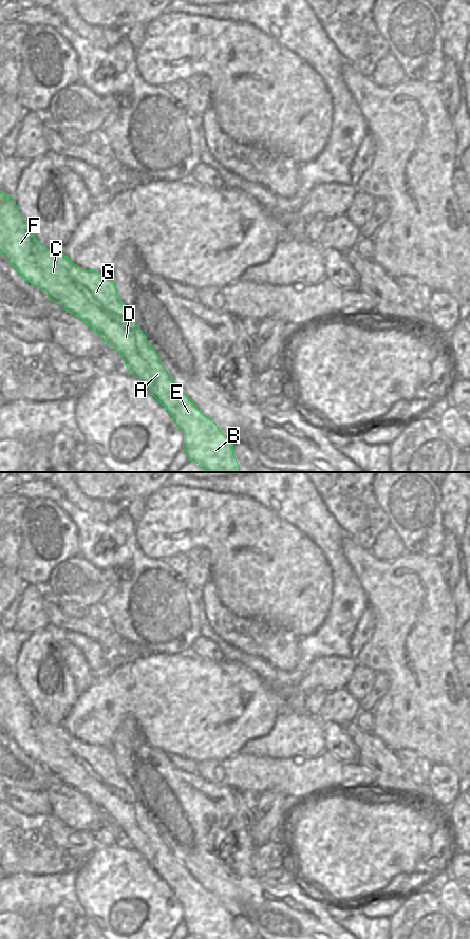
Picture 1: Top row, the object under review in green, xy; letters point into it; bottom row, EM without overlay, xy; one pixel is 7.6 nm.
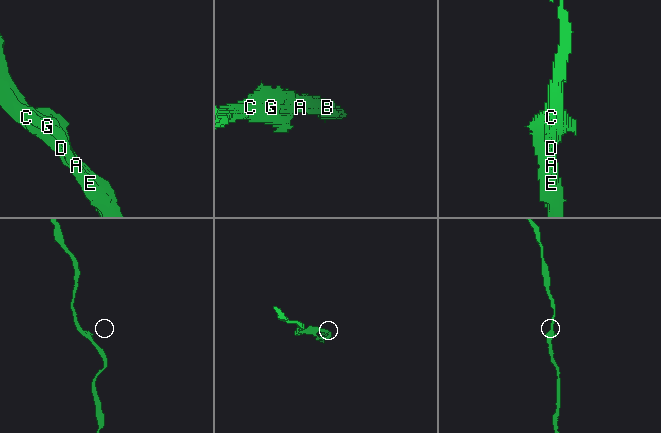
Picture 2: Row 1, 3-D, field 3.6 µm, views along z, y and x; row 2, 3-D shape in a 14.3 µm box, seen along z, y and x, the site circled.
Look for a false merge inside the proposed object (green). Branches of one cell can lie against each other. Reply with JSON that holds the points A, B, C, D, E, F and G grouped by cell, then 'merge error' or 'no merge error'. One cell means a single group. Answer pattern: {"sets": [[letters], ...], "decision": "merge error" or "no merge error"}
{"sets": [["A", "B", "C", "D", "E", "F", "G"]], "decision": "no merge error"}

